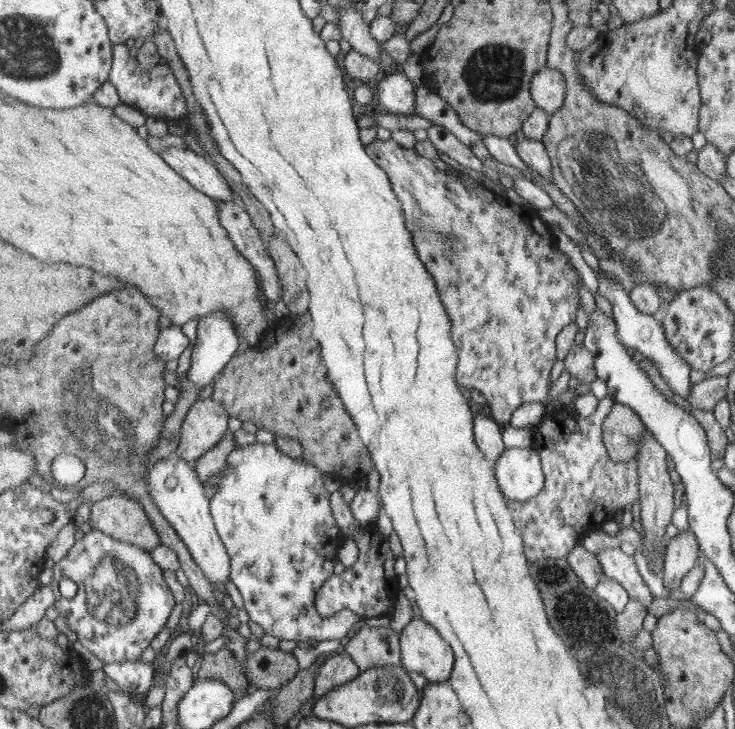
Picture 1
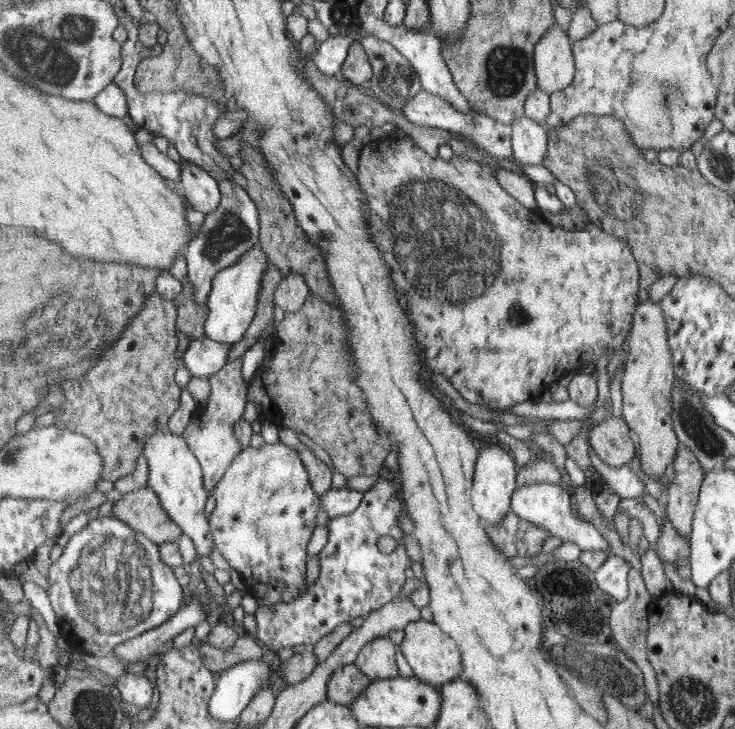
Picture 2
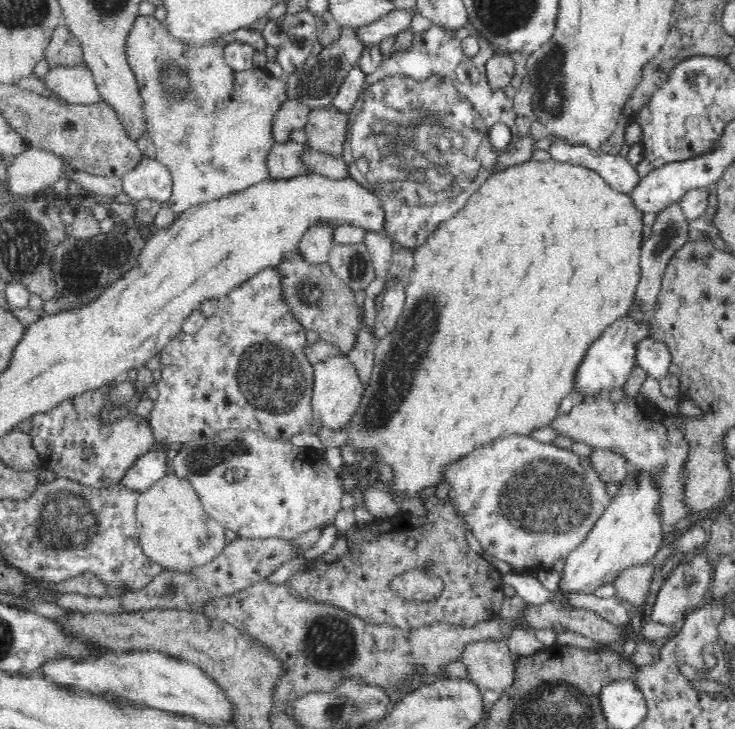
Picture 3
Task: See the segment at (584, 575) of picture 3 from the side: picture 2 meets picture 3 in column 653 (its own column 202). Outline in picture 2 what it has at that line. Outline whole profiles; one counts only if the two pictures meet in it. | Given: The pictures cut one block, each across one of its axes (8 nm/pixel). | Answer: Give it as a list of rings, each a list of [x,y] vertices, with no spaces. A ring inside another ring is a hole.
[[[168,429],[153,432],[142,451],[149,463],[149,488],[155,490],[167,514],[183,528],[183,533],[194,543],[197,556],[209,558],[216,547],[209,517],[207,518],[207,500],[209,492],[204,481],[204,472],[200,460],[195,456],[189,442]]]

